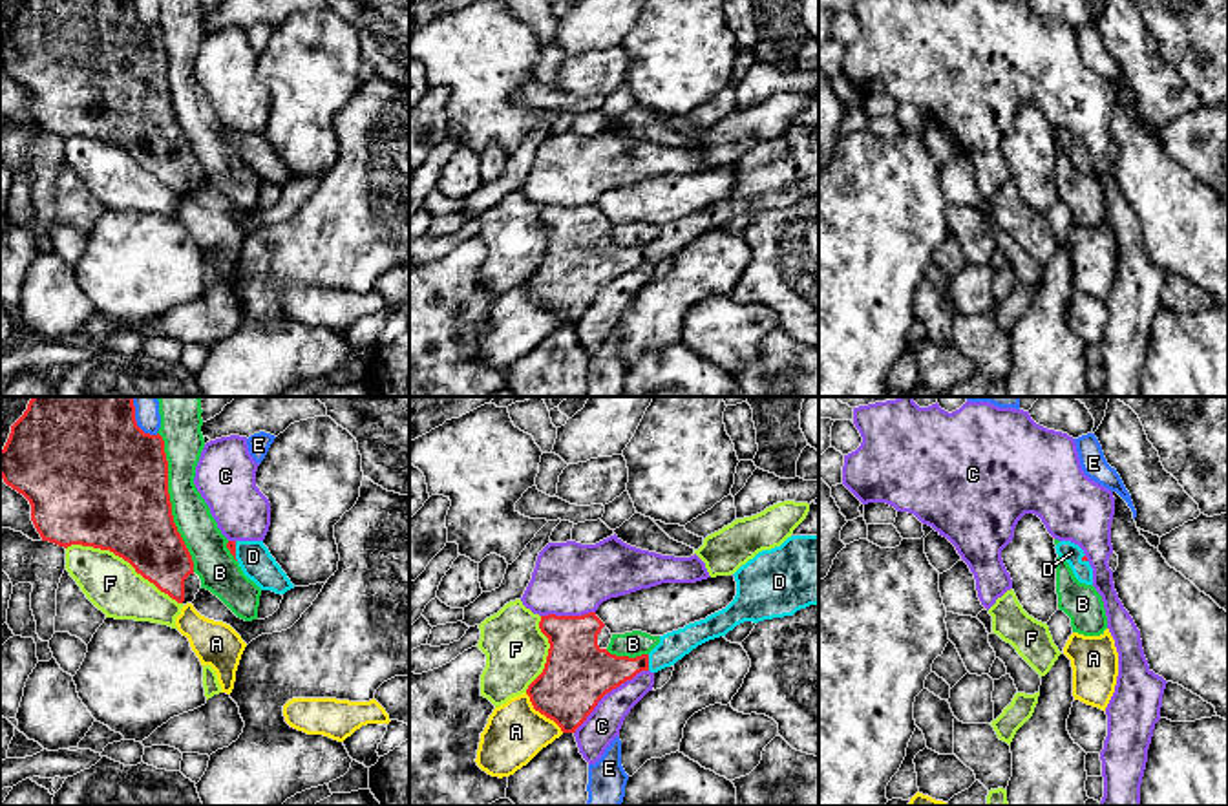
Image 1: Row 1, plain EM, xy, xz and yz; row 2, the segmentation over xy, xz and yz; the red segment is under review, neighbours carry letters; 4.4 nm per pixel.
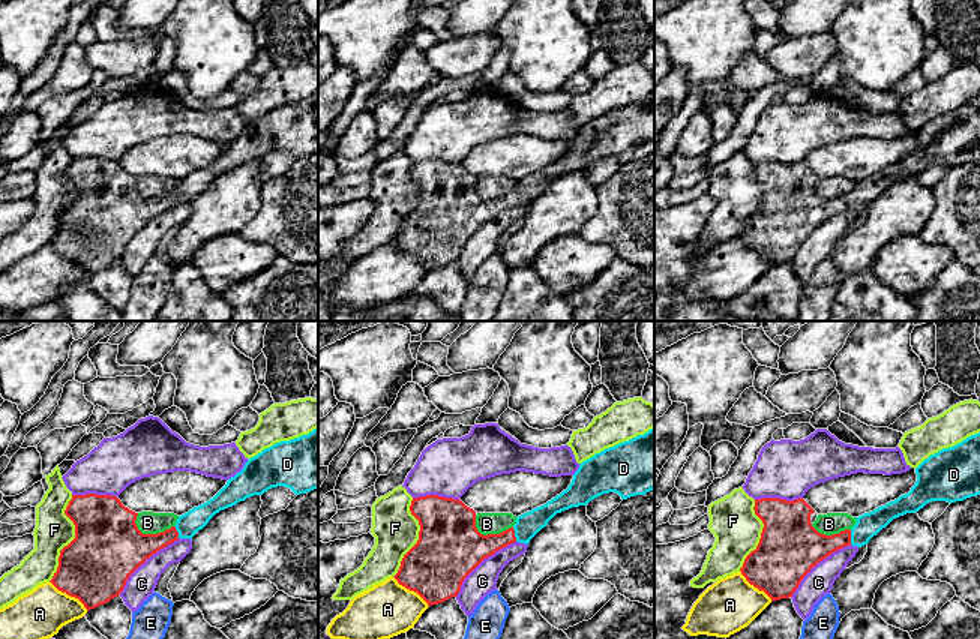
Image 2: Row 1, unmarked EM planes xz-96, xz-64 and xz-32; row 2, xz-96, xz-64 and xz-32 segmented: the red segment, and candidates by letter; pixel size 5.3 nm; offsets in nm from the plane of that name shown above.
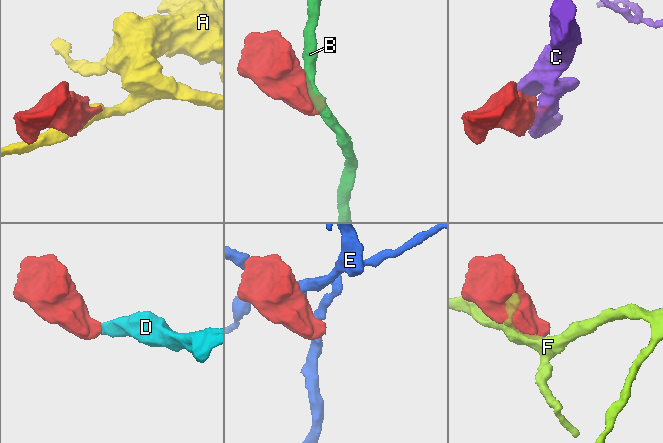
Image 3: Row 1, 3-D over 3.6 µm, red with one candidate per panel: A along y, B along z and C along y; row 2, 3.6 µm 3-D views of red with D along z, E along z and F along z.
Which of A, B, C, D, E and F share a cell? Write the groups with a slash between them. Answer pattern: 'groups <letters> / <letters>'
groups A / B / C / D / E / F

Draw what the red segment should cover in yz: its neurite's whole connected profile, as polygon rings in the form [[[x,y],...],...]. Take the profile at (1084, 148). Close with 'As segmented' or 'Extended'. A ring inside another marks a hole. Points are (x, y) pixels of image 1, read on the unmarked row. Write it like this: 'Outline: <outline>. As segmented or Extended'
Outline: [[[1060,132],[1054,139],[1056,144],[1069,154],[1074,168],[1080,174],[1093,175],[1093,159],[1078,135],[1071,132]]]. Extended

